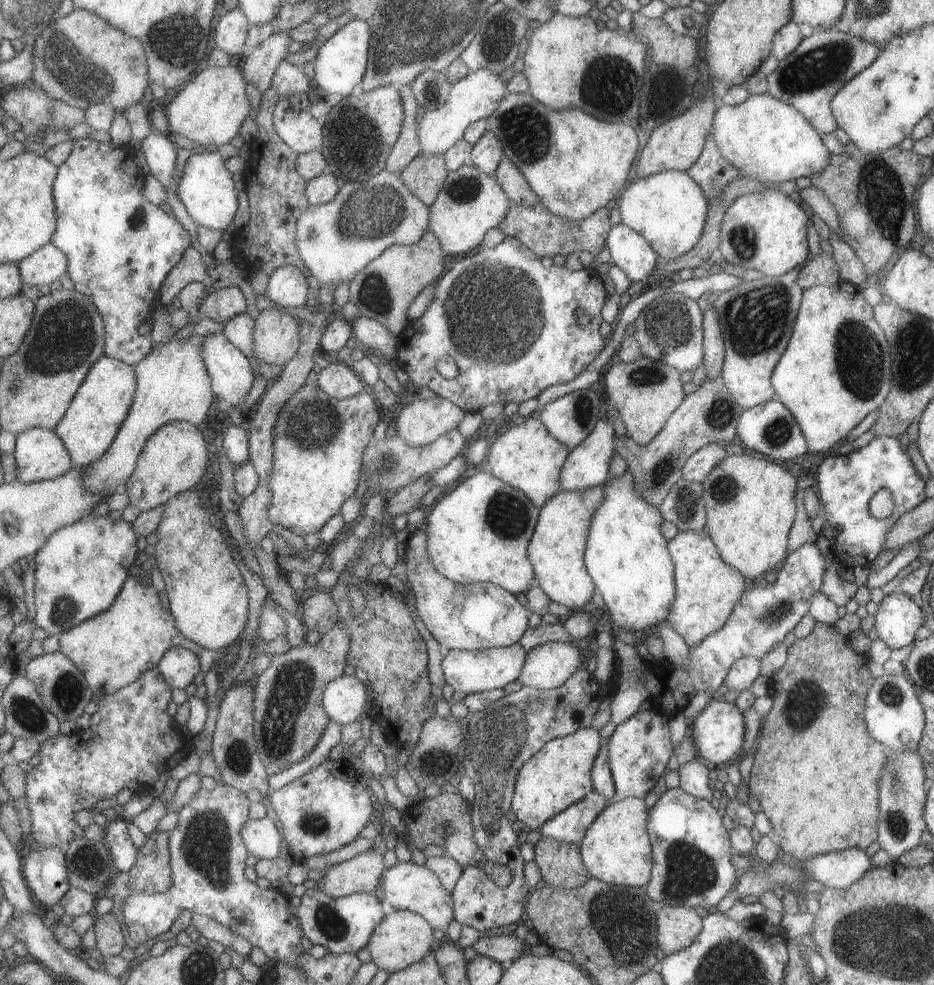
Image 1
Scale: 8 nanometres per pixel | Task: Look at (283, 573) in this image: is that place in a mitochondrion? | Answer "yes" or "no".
no

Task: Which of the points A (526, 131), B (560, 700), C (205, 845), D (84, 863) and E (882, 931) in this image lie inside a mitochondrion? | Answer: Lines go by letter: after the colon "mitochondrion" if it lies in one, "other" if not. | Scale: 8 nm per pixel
A: mitochondrion
B: other
C: mitochondrion
D: mitochondrion
E: mitochondrion

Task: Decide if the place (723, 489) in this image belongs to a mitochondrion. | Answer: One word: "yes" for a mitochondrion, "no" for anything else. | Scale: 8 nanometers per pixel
yes

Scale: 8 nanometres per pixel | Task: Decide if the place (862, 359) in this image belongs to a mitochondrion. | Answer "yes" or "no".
yes

